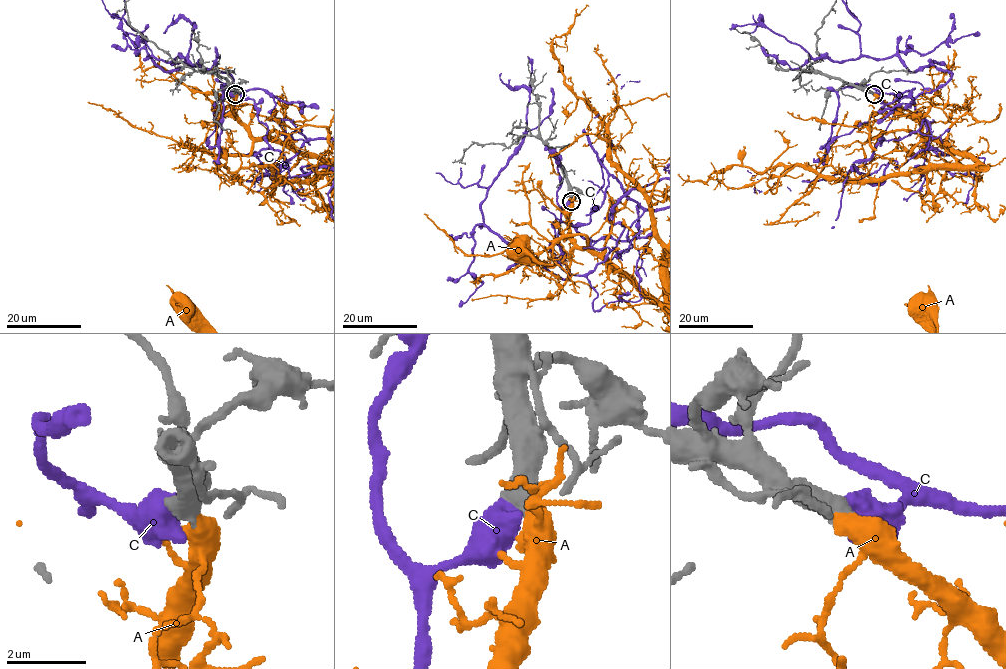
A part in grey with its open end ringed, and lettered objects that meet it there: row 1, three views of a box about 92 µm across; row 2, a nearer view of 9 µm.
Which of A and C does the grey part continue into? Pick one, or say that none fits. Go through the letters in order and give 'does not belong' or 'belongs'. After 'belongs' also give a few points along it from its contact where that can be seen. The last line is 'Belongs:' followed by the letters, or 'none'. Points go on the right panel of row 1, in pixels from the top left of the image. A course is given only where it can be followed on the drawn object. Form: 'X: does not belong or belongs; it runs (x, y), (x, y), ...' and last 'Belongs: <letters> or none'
A: belongs
C: does not belong
Belongs: A

